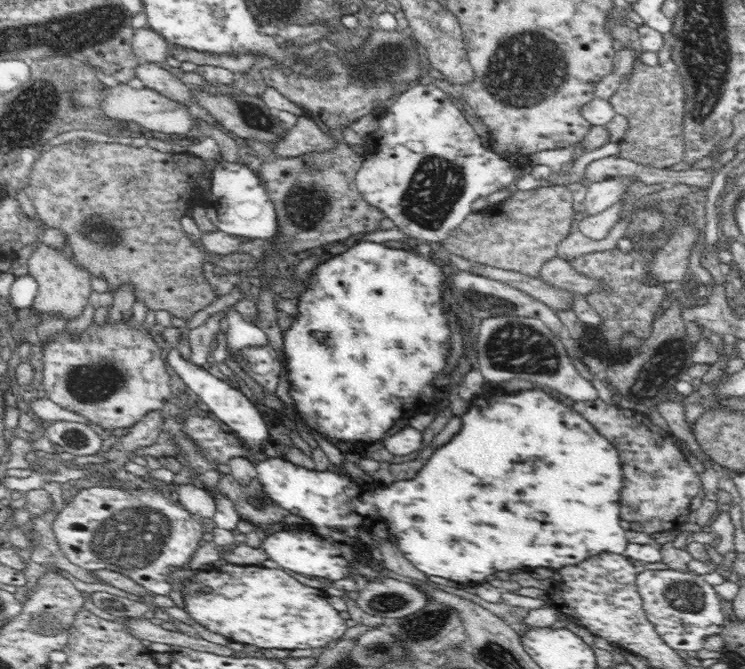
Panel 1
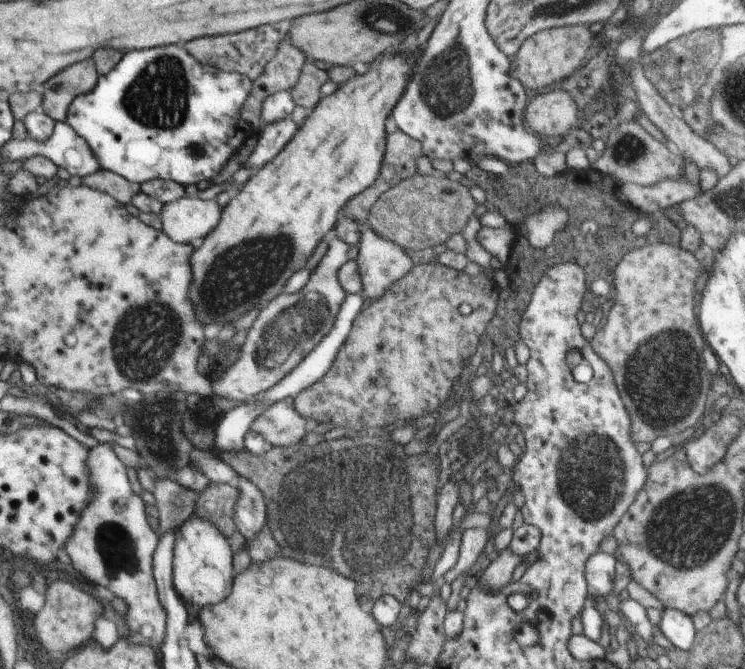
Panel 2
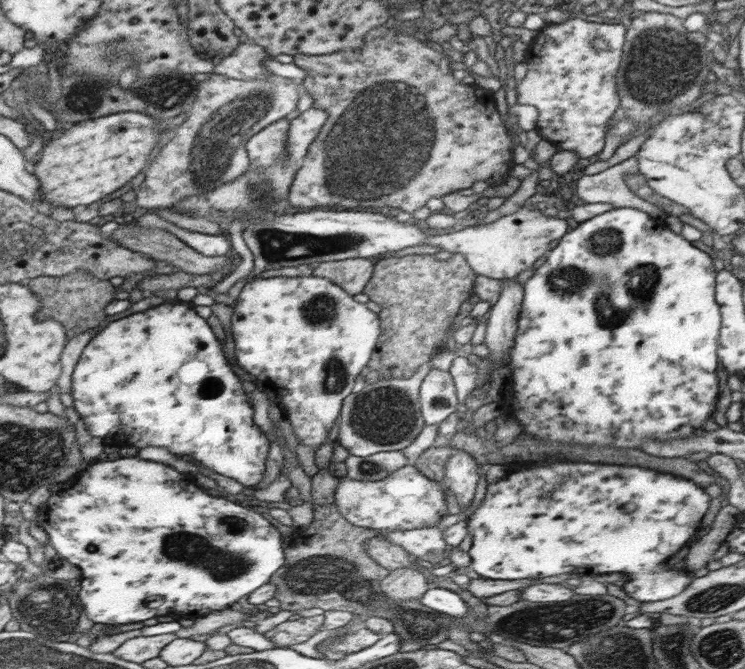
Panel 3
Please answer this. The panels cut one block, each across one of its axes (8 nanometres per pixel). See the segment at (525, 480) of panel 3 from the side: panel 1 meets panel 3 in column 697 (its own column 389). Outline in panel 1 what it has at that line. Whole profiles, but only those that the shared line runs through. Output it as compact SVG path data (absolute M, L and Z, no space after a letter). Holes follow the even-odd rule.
M500 382L496 384L480 392L481 398L474 399L474 408L460 417L459 431L447 443L434 448L432 456L409 481L400 480L364 491L350 478L344 467L347 460L340 449L329 442L324 442L322 448L338 472L308 470L293 462L284 462L280 457L272 460L259 457L255 467L264 498L256 498L254 503L263 507L272 501L308 520L303 527L276 532L262 540L261 545L270 560L280 564L284 570L304 576L333 581L364 576L370 583L382 580L385 577L372 567L370 558L368 563L358 559L358 554L361 554L358 551L360 530L367 529L376 520L386 522L390 538L396 540L404 556L418 570L462 584L484 582L500 570L557 572L564 566L576 566L600 552L623 554L629 543L626 530L620 526L623 474L618 449L592 423L554 396L542 390L508 393Z

